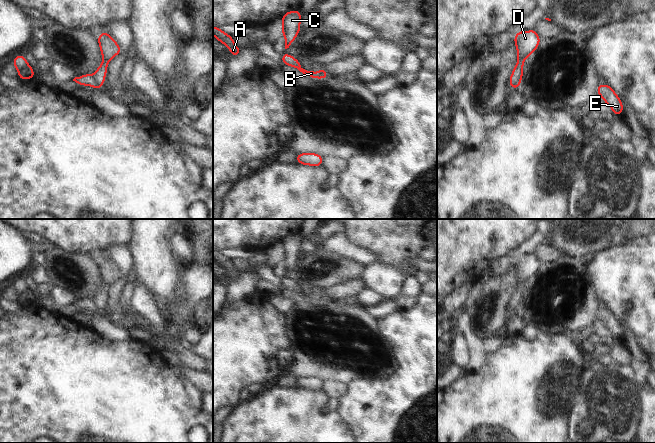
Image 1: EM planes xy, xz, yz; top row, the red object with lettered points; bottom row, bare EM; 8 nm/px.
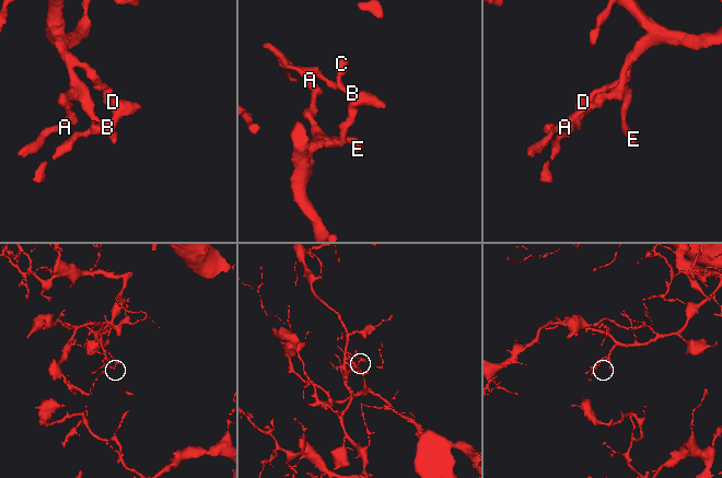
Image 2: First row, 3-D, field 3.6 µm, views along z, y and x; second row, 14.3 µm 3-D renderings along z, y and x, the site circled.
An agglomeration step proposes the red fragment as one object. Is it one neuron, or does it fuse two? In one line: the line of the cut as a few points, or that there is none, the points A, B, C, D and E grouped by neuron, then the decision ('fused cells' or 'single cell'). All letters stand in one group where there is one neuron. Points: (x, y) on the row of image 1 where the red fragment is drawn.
xy (93, 75), (98, 87) | A D E / B C | fused cells

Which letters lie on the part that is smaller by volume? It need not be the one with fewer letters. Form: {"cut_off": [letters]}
{"cut_off": ["B", "C"]}

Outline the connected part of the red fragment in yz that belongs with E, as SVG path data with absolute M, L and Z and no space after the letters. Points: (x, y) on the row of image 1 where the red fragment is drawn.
M598 84L597 95L601 96L604 102L610 106L614 116L623 114L624 105L610 85Z

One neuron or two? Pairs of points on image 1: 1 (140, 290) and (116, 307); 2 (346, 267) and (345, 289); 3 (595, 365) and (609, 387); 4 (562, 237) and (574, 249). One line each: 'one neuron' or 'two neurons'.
1: two neurons
2: two neurons
3: one neuron
4: one neuron

